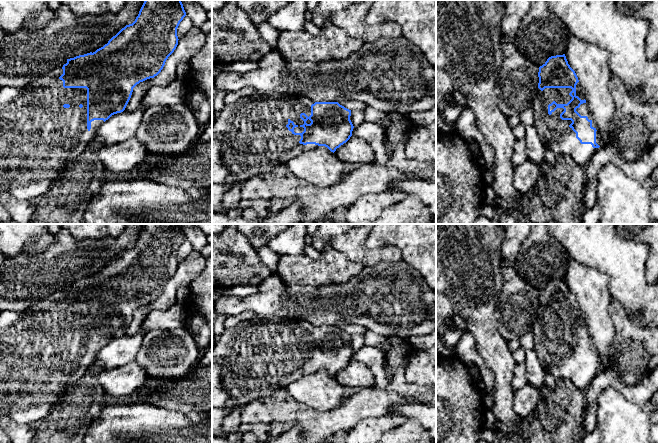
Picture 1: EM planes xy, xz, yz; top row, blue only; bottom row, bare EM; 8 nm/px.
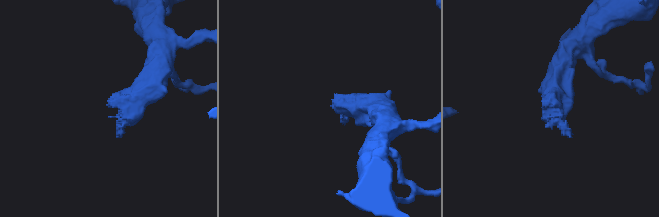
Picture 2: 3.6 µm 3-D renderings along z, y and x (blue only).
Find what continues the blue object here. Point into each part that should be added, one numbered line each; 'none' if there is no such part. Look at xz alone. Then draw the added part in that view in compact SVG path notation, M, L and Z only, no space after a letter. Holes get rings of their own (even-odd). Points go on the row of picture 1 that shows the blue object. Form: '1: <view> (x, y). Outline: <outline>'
1: xz (255, 139). Outline: M257 94L253 97L244 97L233 104L226 104L220 111L219 115L212 123L212 135L220 136L222 139L222 158L223 163L228 167L230 173L224 184L212 185L212 211L222 211L222 197L235 184L267 174L275 166L283 165L285 162L293 159L302 152L315 149L315 144L300 144L301 136L304 131L302 125L304 121L300 118L301 113L305 113L308 117L311 115L311 105L315 102L304 96L280 96L276 94ZM288 120L294 122L295 135L288 130L286 125Z

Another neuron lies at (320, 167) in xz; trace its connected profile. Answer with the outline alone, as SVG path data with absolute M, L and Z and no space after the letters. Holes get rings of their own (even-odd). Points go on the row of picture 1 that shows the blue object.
M325 146L302 152L283 165L298 178L321 188L339 183L347 174L345 163Z

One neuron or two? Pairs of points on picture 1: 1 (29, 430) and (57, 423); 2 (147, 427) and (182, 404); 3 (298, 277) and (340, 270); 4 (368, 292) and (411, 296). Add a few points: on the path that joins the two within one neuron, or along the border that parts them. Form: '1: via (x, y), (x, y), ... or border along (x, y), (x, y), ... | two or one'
1: border along (34, 427), (35, 432) | two
2: border along (151, 403), (159, 407), (183, 412), (197, 412) | two
3: via (308, 272), (330, 270) | one
4: via (379, 296), (400, 296) | one

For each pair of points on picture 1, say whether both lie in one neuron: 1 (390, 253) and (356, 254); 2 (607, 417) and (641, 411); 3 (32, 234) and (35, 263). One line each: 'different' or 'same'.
1: same
2: same
3: different

